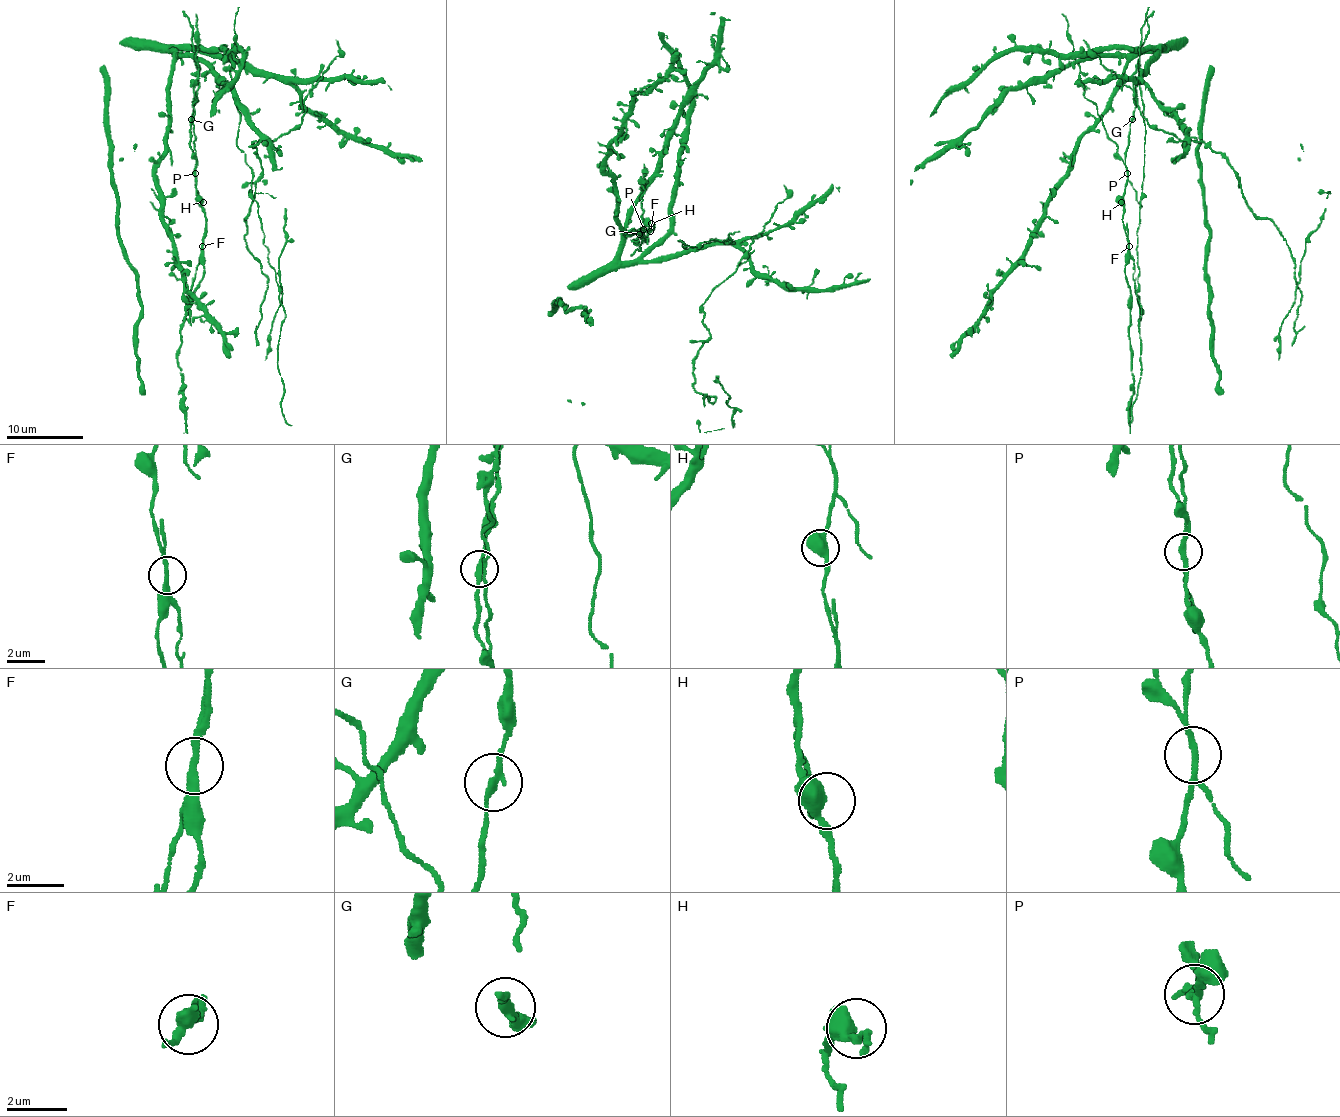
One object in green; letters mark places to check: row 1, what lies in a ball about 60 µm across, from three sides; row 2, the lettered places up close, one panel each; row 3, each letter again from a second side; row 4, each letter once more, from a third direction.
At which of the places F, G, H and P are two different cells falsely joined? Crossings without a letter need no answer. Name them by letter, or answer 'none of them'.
F, P

